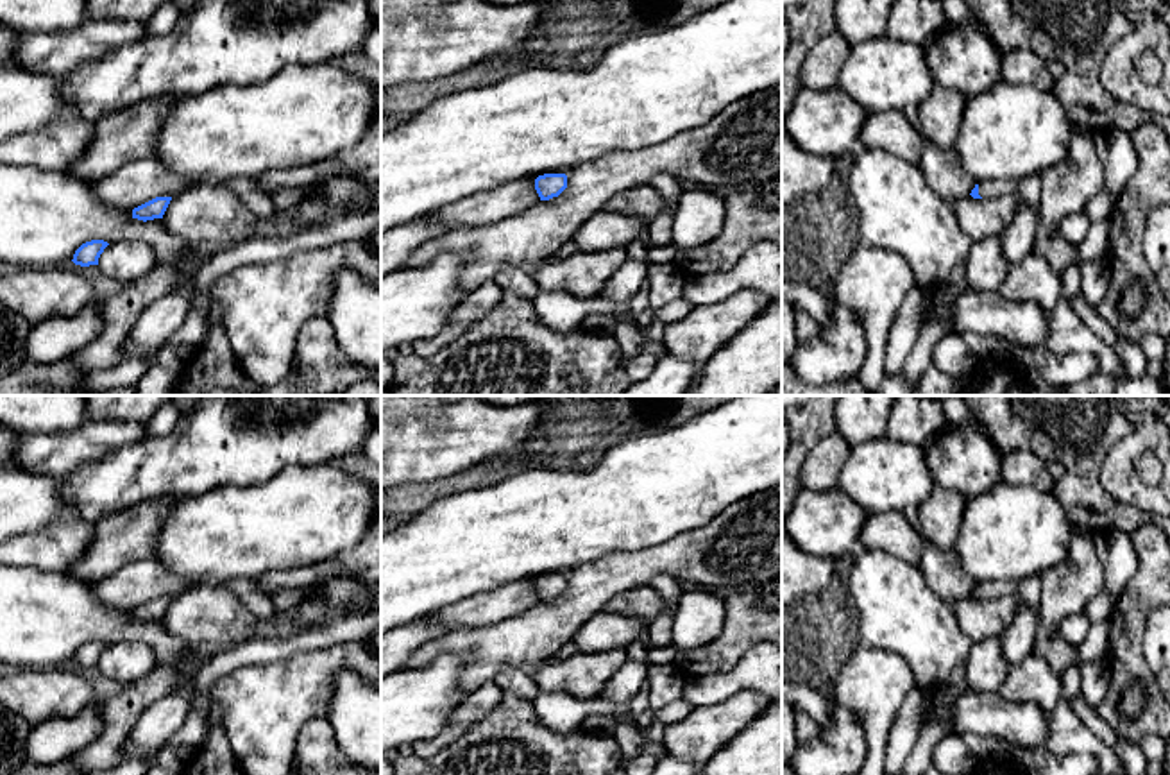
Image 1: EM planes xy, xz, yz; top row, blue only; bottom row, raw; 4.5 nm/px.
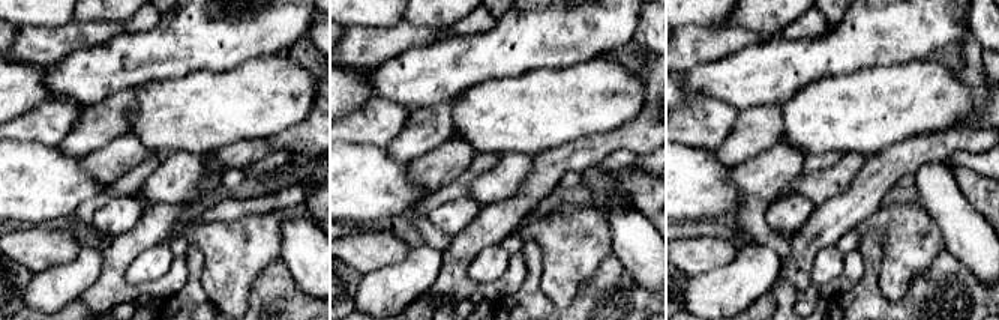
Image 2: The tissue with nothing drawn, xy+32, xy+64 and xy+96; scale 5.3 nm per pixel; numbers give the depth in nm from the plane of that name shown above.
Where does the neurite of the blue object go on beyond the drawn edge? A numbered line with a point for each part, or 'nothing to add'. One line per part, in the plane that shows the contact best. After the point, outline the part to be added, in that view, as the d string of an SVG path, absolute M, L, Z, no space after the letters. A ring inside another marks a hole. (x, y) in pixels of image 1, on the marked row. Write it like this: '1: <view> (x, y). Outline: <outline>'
1: yz (988, 188). Outline: M984 181L979 184L979 195L982 199L993 199L1007 193L1014 193L1018 181Z

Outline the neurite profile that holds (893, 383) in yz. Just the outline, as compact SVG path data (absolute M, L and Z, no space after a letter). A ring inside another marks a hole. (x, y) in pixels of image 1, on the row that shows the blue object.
M902 372L886 374L877 396L912 396L912 387Z

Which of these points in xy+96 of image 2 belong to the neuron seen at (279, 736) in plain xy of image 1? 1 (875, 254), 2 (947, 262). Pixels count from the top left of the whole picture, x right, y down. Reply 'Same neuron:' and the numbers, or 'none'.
Same neuron: none

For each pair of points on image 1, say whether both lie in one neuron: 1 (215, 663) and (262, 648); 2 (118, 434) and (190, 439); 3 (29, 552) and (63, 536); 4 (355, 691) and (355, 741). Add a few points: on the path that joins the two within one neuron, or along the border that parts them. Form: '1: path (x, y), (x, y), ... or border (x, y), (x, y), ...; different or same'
1: path (226, 661), (251, 652); same
2: border (145, 435), (117, 448), (108, 457); different
3: path (38, 550), (49, 550), (54, 545); same
4: path (355, 704), (355, 729); same

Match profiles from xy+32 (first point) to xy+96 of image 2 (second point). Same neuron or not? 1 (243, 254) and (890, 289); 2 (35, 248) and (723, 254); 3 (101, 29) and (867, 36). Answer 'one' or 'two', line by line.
1: one
2: one
3: two

